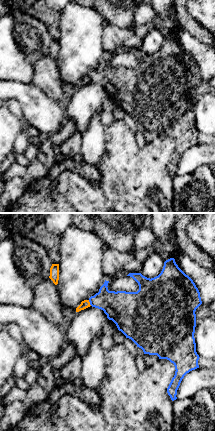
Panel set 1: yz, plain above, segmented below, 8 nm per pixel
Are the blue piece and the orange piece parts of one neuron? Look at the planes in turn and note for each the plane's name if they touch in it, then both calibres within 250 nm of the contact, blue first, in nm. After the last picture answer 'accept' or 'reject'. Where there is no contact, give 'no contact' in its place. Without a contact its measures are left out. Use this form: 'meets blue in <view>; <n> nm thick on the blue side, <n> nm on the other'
meets blue in yz; 260 nm thick on the blue side, 70 nm on the other

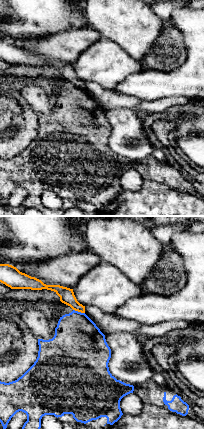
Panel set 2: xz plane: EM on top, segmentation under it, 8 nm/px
meets blue in xz; 400 nm thick on the blue side, 120 nm on the other

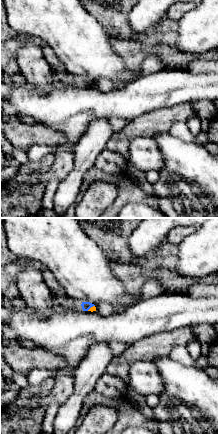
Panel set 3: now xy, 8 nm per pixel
meets blue in xy; 70 nm thick on the blue side, 40 nm on the other

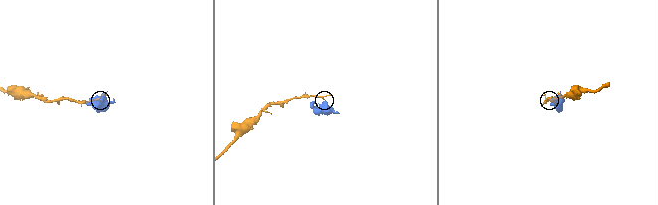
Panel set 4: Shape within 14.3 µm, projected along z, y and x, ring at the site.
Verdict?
reject

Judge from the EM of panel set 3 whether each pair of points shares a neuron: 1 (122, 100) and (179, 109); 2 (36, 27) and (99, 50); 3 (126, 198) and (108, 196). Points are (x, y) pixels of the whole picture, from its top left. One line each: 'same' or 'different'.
1: different
2: same
3: different

